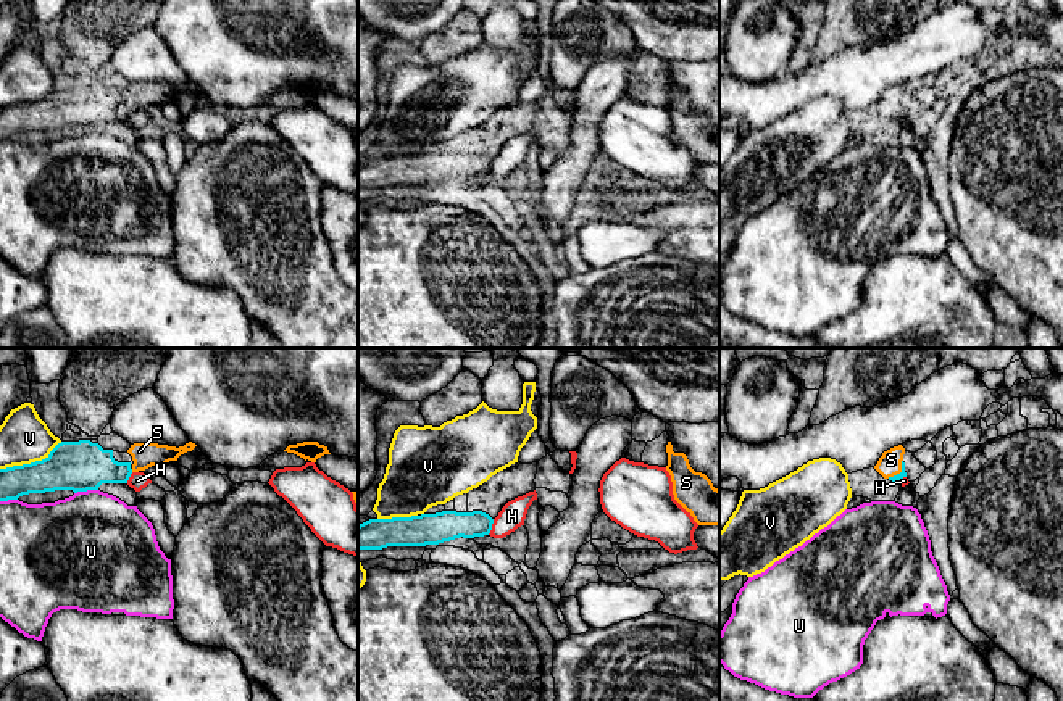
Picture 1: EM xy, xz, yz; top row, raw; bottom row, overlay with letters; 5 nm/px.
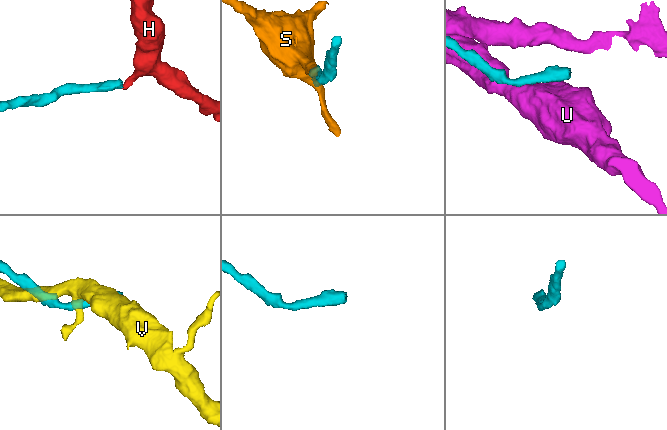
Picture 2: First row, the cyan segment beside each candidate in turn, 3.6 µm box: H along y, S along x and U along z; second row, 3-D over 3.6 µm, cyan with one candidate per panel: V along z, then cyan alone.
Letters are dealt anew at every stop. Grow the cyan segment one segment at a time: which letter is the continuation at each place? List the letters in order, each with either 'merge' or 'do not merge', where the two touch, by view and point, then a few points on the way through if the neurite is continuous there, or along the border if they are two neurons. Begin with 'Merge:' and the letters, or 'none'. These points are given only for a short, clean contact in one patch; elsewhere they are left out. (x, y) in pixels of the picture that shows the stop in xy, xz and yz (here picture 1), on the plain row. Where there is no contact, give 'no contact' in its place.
Merge: S
H: do not merge | xz (491, 166) | along xz (494, 158), (492, 168), (487, 173)
S: merge | yz (900, 111) | across yz (902, 113), (900, 111), (889, 103)
U: do not merge | xy (86, 129)
V: do not merge | xy (31, 102)

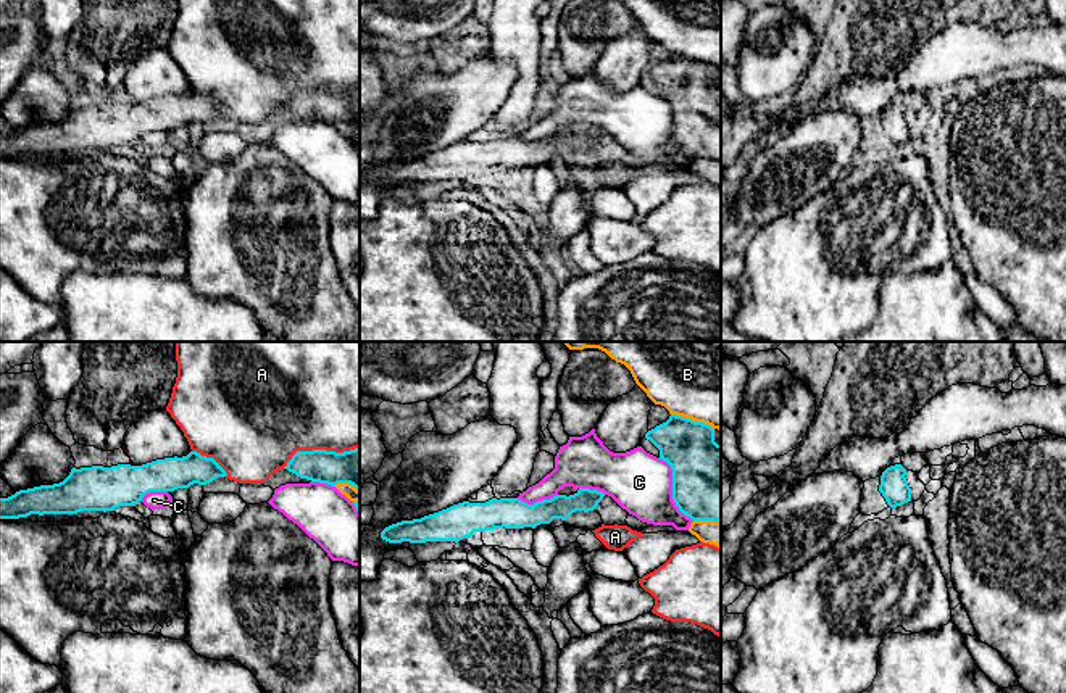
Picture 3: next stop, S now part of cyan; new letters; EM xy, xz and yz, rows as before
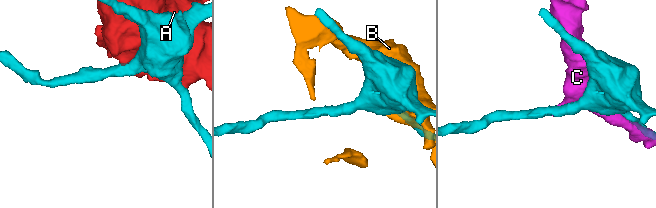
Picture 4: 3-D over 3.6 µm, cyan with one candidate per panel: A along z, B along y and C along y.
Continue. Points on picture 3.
Merge: none
A: do not merge | xy (320, 89)
B: do not merge | xz (691, 58)
C: do not merge | xz (673, 128)

